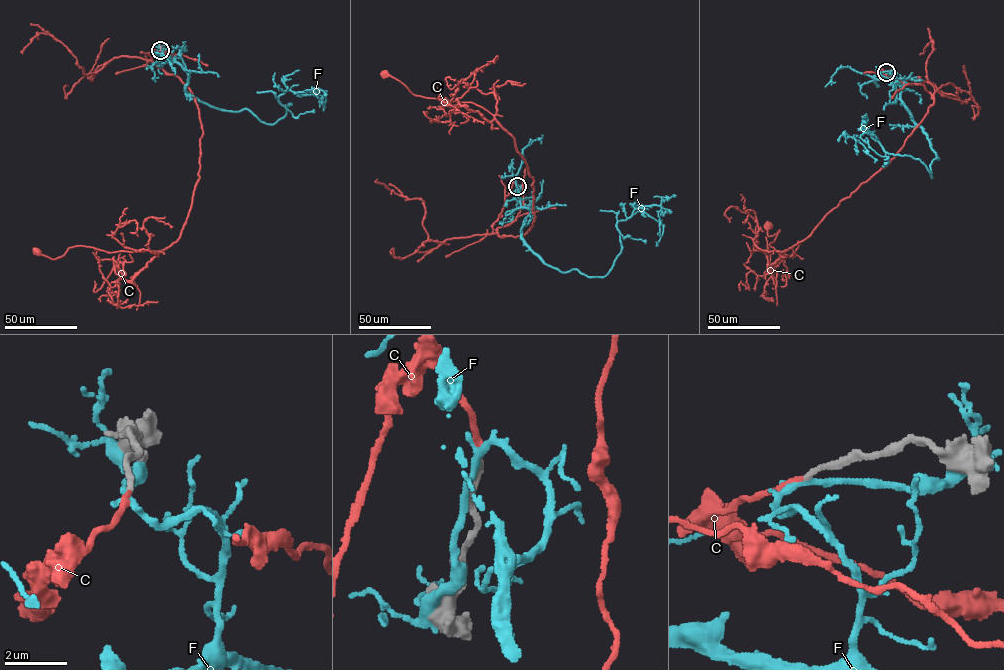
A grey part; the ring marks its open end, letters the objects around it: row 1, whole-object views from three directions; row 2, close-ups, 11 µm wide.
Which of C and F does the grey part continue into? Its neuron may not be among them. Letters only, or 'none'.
C

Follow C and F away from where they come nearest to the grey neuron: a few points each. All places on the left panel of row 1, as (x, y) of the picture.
C: (160, 50), (152, 60), (187, 86), (203, 132), (180, 237), (156, 251), (75, 246), (54, 259), (37, 251)
F: (160, 49), (187, 72), (187, 93), (216, 108), (274, 124), (288, 89), (313, 91), (323, 110)

